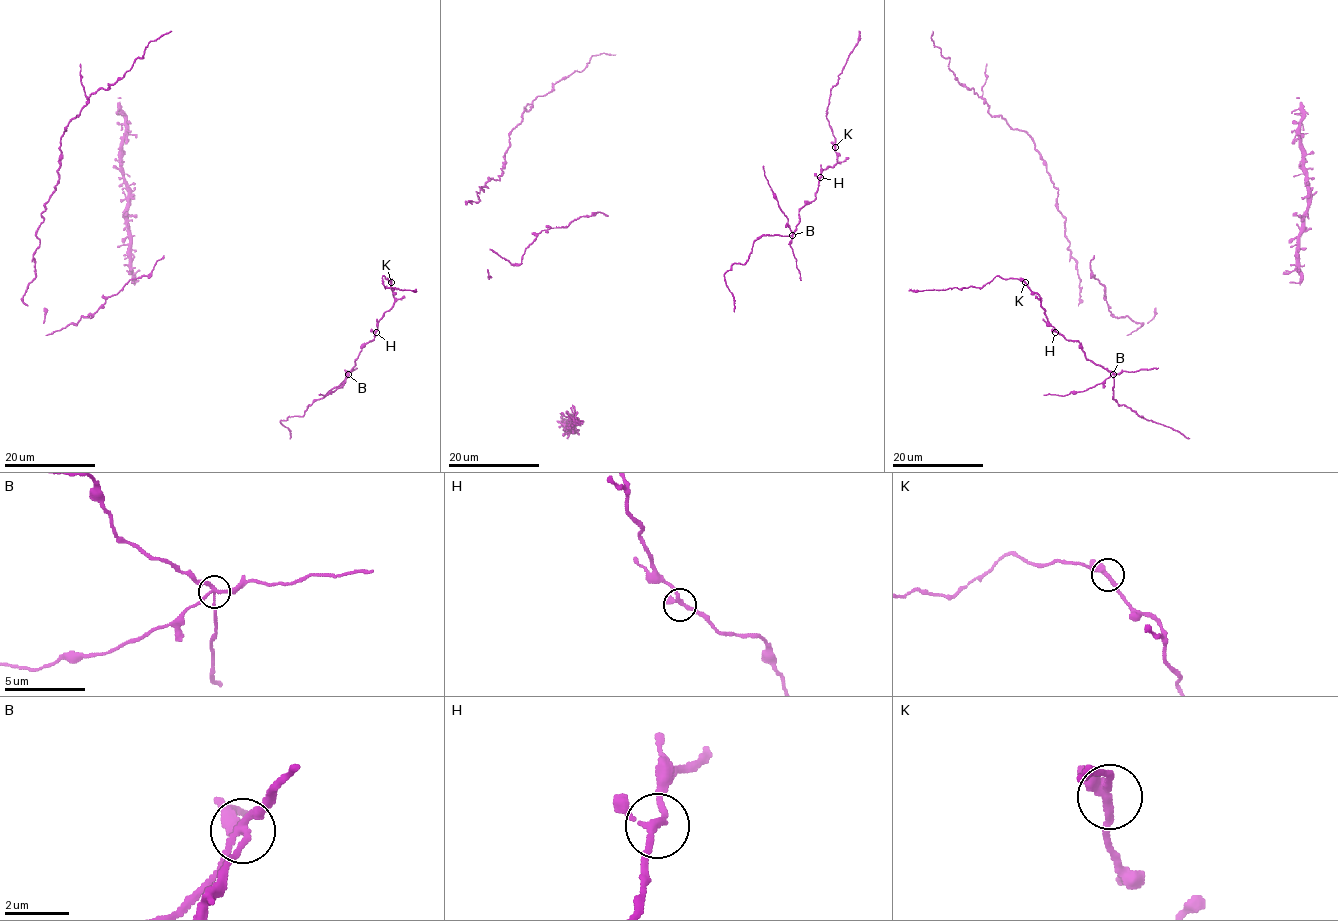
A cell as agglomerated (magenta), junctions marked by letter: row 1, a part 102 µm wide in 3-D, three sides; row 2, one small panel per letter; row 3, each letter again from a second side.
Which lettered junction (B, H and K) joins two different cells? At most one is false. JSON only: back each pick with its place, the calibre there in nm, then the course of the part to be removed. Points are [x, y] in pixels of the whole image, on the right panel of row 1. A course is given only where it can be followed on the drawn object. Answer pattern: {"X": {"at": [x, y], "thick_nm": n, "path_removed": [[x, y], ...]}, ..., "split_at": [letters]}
{"B": {"at": [1113, 374], "thick_nm": 200, "path_removed": [[1114, 374], [1084, 391], [1071, 391], [1065, 396], [1044, 395]]}, "split_at": ["B"]}

